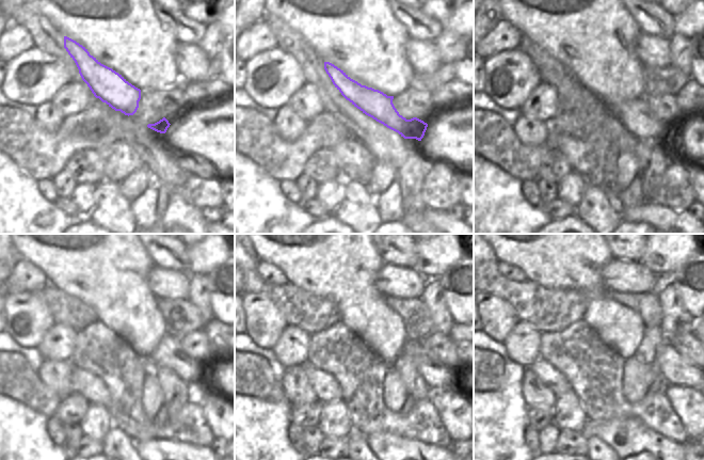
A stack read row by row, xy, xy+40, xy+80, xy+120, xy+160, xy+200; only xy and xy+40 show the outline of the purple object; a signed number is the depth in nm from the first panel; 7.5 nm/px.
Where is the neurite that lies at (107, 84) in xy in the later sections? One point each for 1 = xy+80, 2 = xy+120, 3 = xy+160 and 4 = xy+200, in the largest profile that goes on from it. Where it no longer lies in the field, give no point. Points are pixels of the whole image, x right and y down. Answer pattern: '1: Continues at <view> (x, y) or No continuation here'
1: Continues at xy+80 (636, 116)
2: Continues at xy+120 (169, 353)
3: Continues at xy+160 (436, 375)
4: Continues at xy+200 (677, 370).

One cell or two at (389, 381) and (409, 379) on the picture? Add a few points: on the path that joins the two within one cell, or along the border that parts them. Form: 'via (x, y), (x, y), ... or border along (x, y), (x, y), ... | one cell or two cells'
border along (389, 365), (398, 373), (408, 396) | two cells

